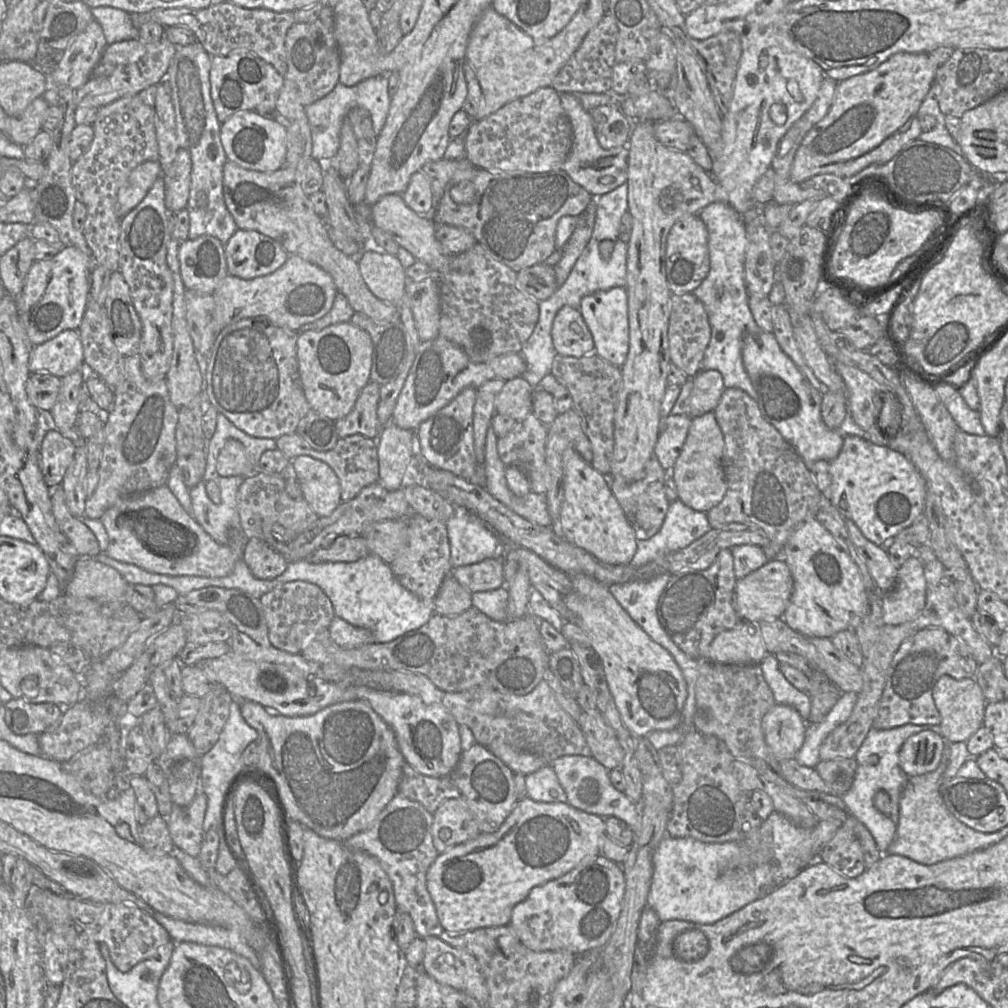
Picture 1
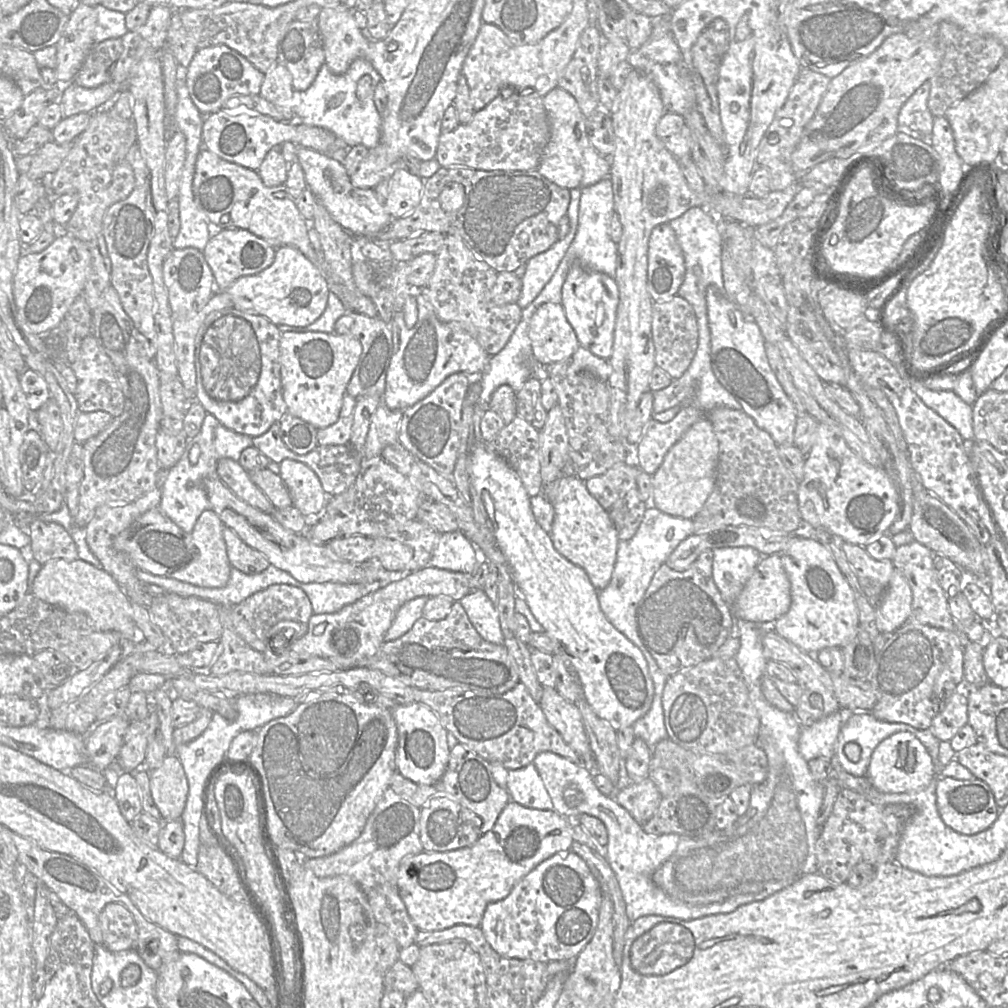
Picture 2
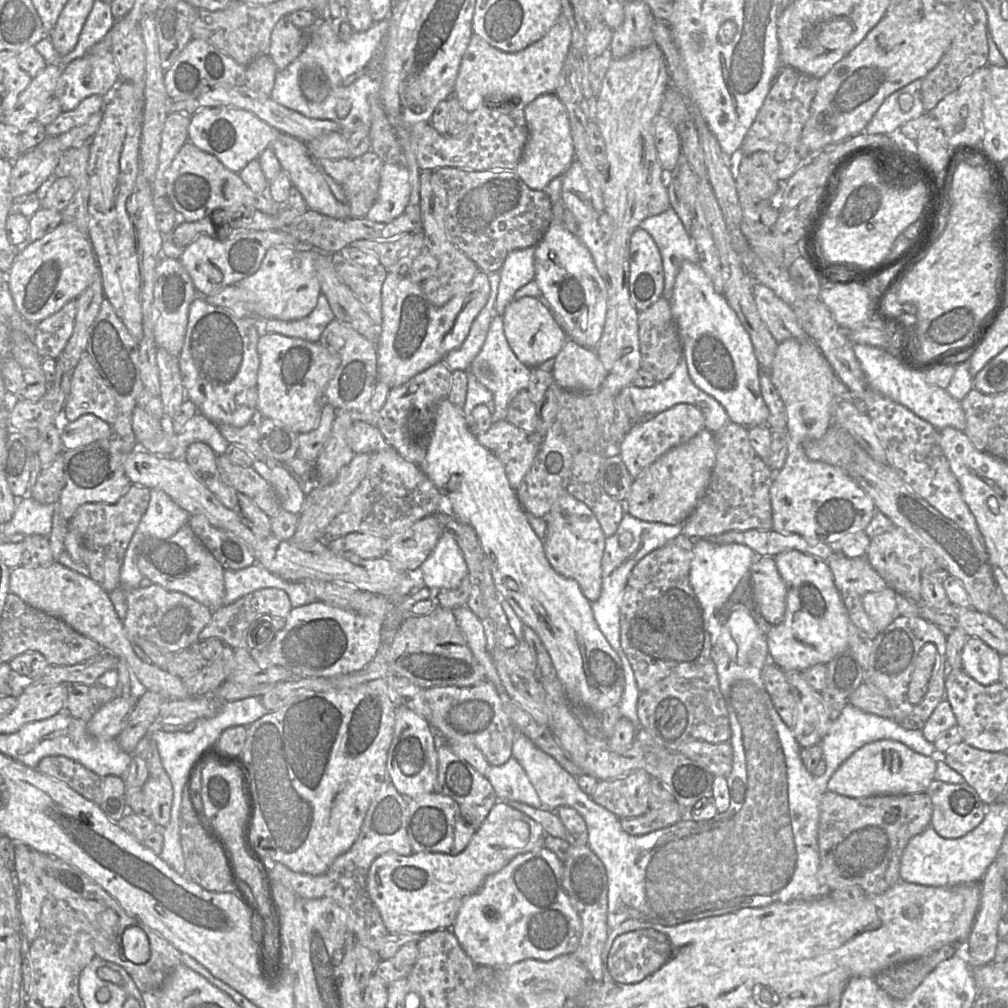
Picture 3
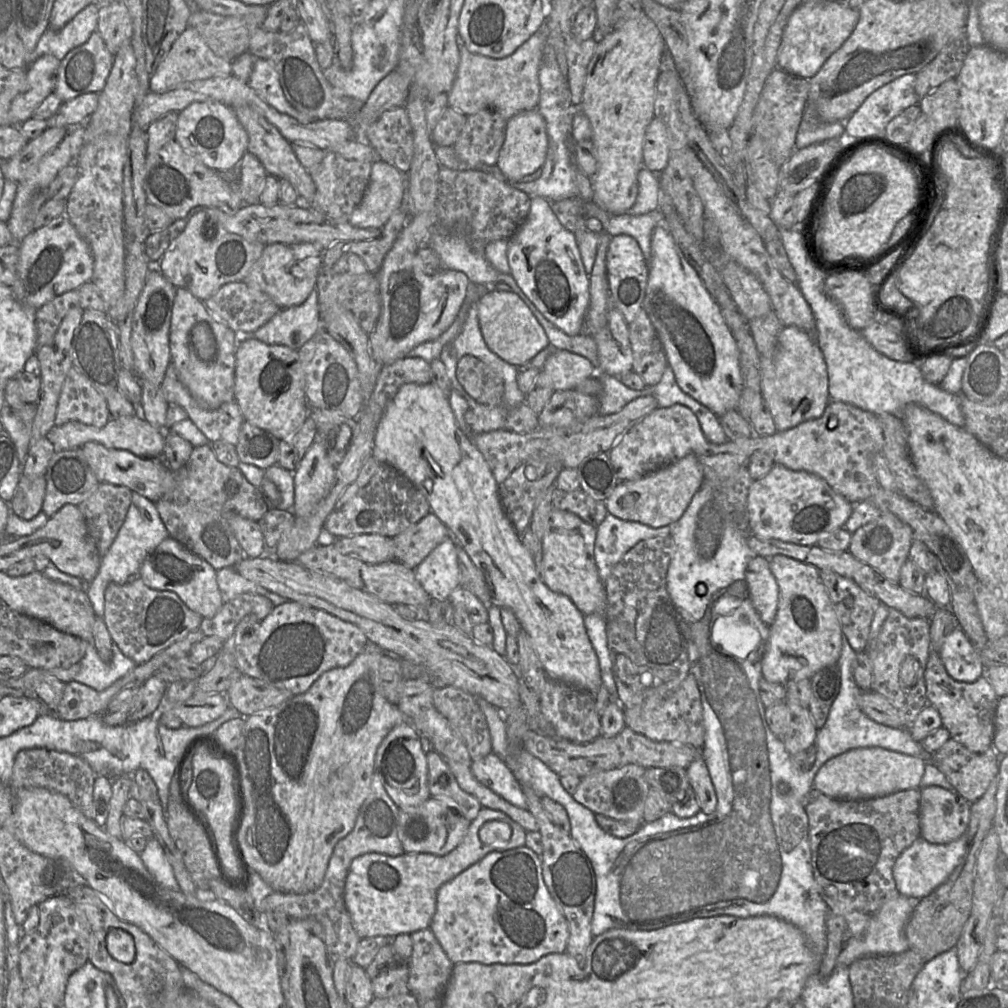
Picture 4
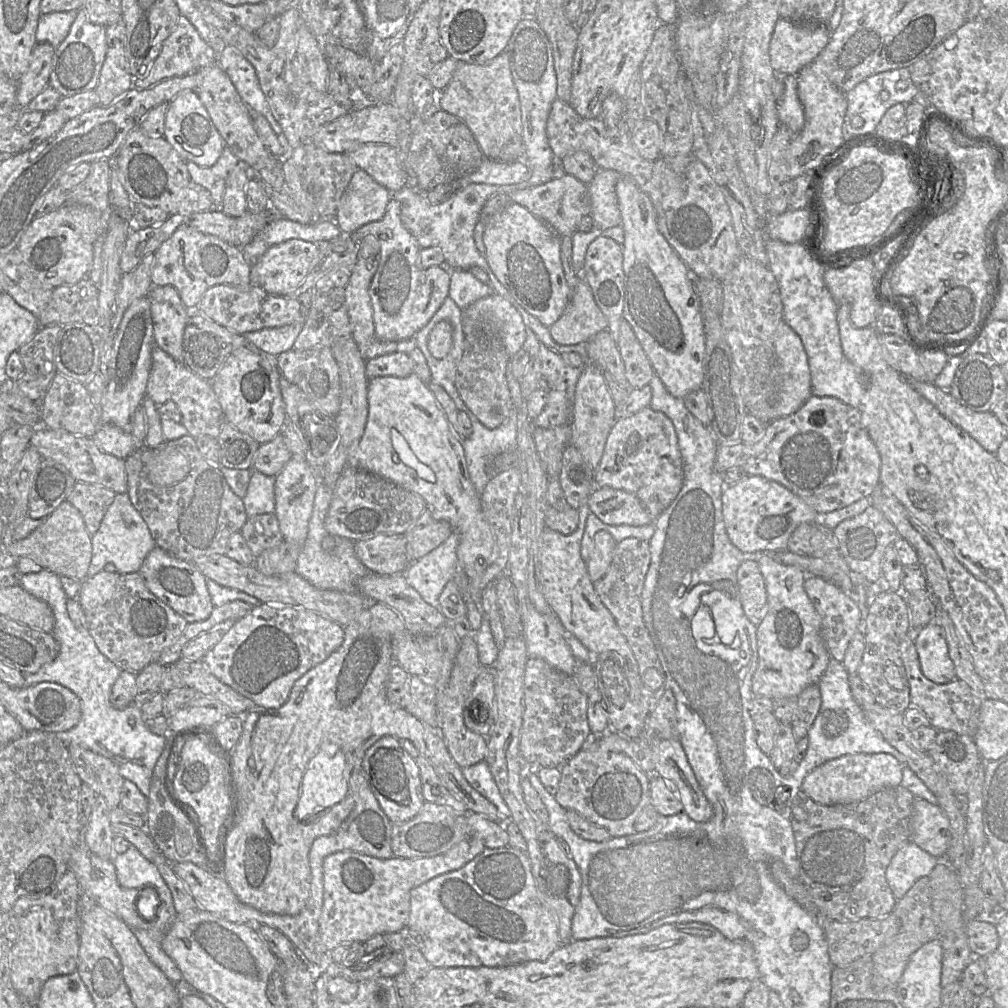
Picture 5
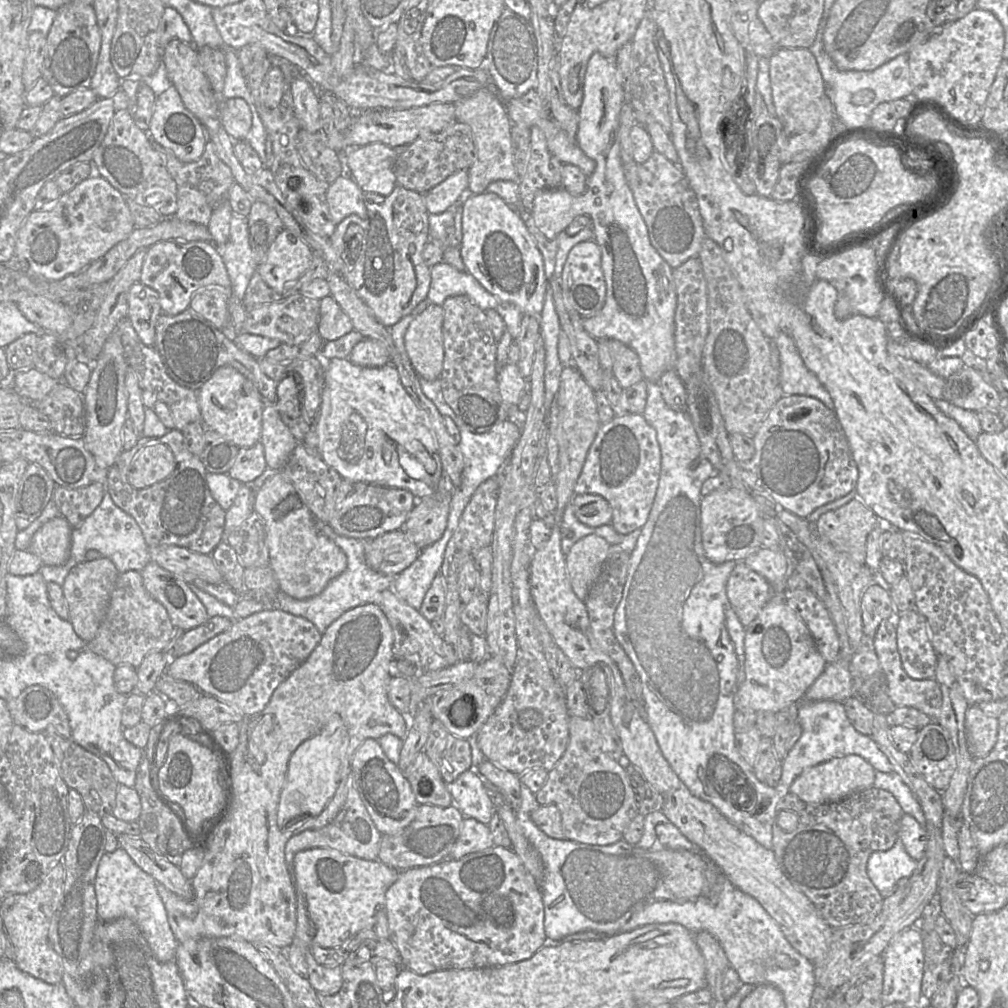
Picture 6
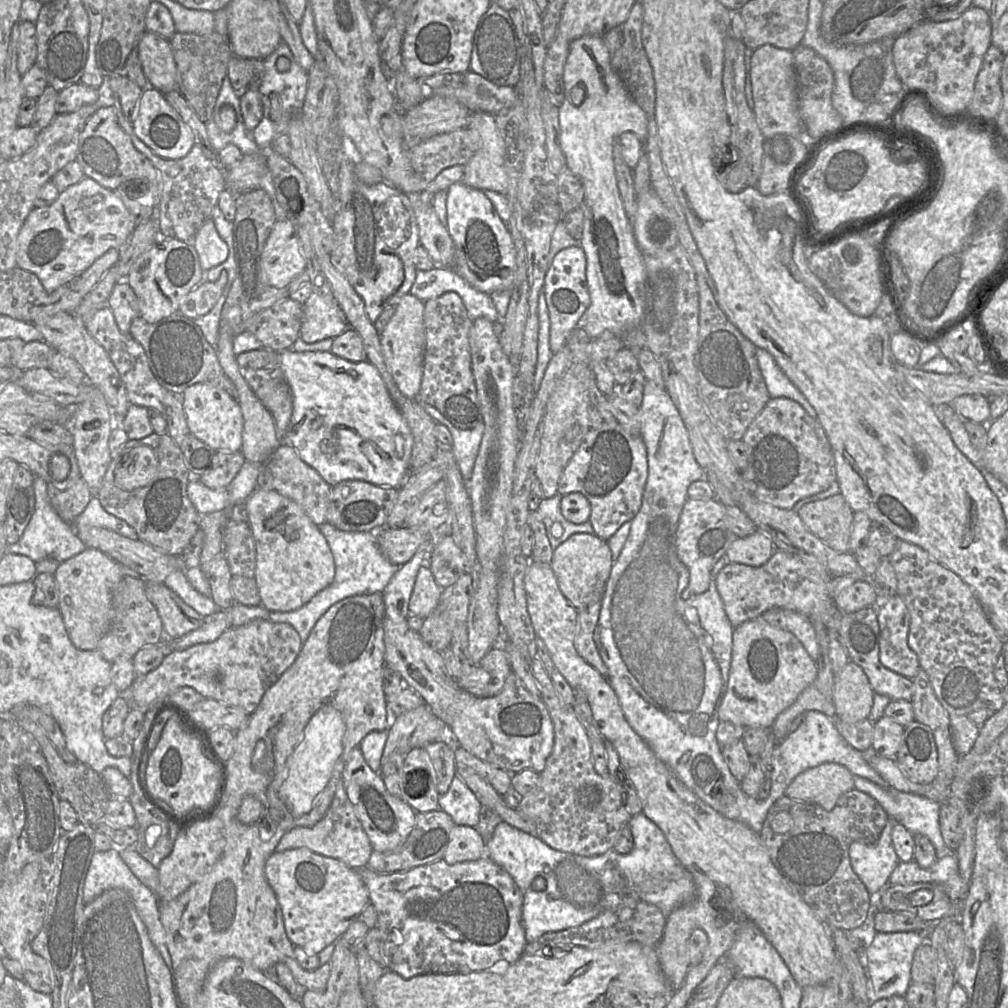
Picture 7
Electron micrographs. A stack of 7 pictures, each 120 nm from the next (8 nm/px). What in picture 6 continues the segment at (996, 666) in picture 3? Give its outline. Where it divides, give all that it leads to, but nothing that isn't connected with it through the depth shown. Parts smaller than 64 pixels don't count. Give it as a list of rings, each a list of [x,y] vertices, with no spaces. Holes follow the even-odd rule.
[[[898,612],[896,616],[898,651],[907,675],[913,679],[934,679],[938,655],[927,632],[927,622],[919,612]]]

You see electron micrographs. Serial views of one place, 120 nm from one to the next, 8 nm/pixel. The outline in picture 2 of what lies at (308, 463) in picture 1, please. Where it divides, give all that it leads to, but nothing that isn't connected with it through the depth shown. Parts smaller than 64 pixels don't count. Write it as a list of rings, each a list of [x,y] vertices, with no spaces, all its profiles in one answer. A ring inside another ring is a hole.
[[[286,459],[280,463],[279,476],[291,495],[292,506],[303,516],[315,519],[323,513],[329,496],[311,468],[304,463]]]

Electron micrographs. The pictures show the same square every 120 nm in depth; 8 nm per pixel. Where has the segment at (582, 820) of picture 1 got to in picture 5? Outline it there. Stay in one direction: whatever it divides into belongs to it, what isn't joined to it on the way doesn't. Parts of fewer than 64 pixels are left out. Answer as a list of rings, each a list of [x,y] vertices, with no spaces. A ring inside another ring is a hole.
[[[467,813],[463,838],[449,851],[434,857],[379,859],[352,851],[339,851],[327,856],[322,865],[324,896],[319,932],[315,936],[316,952],[331,952],[340,946],[364,943],[375,935],[401,932],[408,924],[413,889],[437,876],[462,868],[485,850],[508,847],[508,841],[509,835],[498,821],[481,814]]]

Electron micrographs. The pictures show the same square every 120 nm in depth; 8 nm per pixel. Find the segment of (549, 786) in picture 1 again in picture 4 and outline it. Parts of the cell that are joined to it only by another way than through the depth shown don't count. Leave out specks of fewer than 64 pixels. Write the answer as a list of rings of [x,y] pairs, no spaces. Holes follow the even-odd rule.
[[[491,753],[474,760],[470,771],[480,784],[512,805],[526,809],[523,786],[502,757]]]

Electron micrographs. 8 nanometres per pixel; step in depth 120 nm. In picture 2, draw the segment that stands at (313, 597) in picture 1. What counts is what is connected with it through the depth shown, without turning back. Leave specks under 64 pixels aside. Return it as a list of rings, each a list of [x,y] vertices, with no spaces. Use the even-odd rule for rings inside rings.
[[[276,584],[248,597],[231,609],[231,622],[234,631],[251,648],[263,653],[268,649],[267,633],[269,629],[281,621],[307,624],[314,614],[311,602],[300,588]]]

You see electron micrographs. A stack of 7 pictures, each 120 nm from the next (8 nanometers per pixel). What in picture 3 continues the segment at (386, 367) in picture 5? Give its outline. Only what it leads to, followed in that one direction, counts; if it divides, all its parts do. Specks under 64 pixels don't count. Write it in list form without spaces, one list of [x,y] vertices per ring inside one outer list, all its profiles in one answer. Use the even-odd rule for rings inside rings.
[[[437,363],[403,385],[390,388],[385,405],[378,414],[375,427],[404,459],[420,465],[430,442],[434,409],[446,400],[451,386],[452,370]]]

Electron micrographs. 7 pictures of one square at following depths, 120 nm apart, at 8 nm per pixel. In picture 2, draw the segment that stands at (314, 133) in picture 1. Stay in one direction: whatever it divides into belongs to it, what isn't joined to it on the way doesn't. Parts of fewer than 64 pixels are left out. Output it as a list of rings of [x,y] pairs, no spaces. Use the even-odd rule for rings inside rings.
[[[363,57],[353,60],[348,70],[340,75],[332,73],[325,63],[307,90],[294,91],[295,119],[303,124],[321,127],[332,132],[347,147],[362,144],[370,150],[378,145],[381,136],[382,115],[378,112],[373,100],[374,90],[380,82],[379,73]],[[364,76],[370,77],[370,87],[368,94],[362,99],[357,96],[356,91],[358,82]]]

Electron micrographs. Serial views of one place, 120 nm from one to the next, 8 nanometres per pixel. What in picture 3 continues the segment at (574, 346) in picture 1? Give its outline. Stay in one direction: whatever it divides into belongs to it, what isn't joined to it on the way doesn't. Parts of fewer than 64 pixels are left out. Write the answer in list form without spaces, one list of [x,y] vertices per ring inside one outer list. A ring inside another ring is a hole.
[[[514,298],[503,313],[498,315],[502,318],[504,333],[511,349],[517,358],[530,368],[538,368],[547,360],[554,360],[568,341],[566,332],[551,309],[537,298]]]

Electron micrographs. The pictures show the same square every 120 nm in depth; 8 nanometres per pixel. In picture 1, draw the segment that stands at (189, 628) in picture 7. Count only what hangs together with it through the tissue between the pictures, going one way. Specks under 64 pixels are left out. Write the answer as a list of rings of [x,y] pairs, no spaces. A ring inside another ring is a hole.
[[[164,484],[158,488],[149,490],[145,493],[139,494],[137,496],[122,499],[117,502],[115,505],[110,507],[100,518],[102,524],[104,525],[107,535],[108,535],[108,548],[106,550],[106,554],[117,561],[125,562],[129,564],[134,564],[138,567],[141,567],[149,572],[169,575],[169,576],[200,576],[200,577],[208,577],[208,578],[220,578],[229,575],[237,560],[242,558],[243,550],[242,543],[232,541],[230,544],[220,544],[215,541],[203,528],[202,526],[190,515],[181,505],[176,496],[172,493],[169,487]]]

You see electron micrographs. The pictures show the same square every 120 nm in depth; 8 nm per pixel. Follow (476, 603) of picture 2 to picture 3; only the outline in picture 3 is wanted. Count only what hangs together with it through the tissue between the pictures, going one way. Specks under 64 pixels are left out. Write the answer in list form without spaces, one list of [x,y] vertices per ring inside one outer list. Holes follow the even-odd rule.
[[[465,604],[454,610],[457,623],[463,631],[468,645],[478,662],[484,667],[489,682],[500,686],[500,680],[487,649],[487,639],[483,621],[479,619]]]

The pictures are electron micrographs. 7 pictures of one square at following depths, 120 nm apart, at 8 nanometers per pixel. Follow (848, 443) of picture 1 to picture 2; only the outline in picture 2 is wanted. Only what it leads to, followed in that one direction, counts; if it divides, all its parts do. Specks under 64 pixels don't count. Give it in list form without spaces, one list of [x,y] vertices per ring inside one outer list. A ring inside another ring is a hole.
[[[819,422],[816,440],[806,455],[804,475],[798,487],[798,505],[803,524],[827,530],[863,547],[887,535],[900,510],[897,490],[886,471],[867,463],[848,446],[837,427],[823,422]]]

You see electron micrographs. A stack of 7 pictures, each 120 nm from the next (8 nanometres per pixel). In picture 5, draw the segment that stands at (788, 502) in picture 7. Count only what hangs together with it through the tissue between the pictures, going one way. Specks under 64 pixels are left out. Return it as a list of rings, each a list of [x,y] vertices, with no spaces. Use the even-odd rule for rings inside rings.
[[[812,395],[793,414],[773,420],[758,442],[736,442],[719,446],[717,470],[724,473],[741,469],[749,476],[761,476],[775,481],[798,496],[819,515],[847,507],[860,499],[869,498],[880,485],[880,454],[861,422],[858,407],[845,404],[833,397]]]

